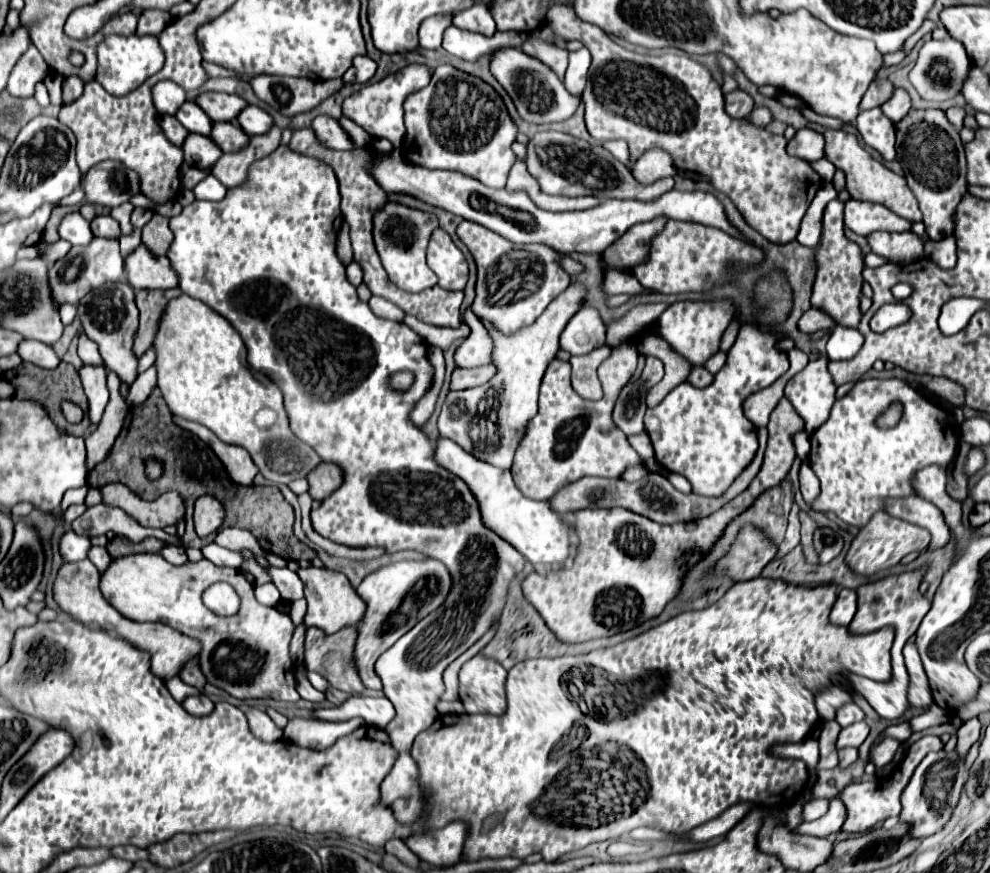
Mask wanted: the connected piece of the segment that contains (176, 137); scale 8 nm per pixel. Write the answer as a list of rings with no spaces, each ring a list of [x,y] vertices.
[[[162,115],[162,117],[160,117],[160,127],[164,129],[166,137],[168,137],[174,145],[182,147],[182,143],[184,143],[186,137],[188,137],[188,129],[184,129],[184,125],[180,125],[180,121],[176,121],[176,117]]]

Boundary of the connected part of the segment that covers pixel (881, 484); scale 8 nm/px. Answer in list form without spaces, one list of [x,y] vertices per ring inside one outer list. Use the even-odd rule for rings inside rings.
[[[905,379],[857,381],[848,395],[844,395],[834,403],[830,419],[810,435],[810,443],[812,443],[810,465],[816,477],[820,479],[820,493],[810,503],[810,507],[820,513],[834,513],[844,523],[862,529],[874,517],[874,513],[886,507],[886,499],[902,499],[902,497],[916,495],[912,479],[920,469],[928,465],[940,465],[944,469],[952,467],[952,461],[956,459],[956,451],[958,451],[958,439],[960,439],[956,423],[954,429],[956,429],[956,443],[948,443],[946,427],[940,421],[940,407],[928,401],[918,389],[910,387]],[[894,403],[902,405],[902,419],[894,427],[888,429],[878,427],[876,423],[878,417]]]

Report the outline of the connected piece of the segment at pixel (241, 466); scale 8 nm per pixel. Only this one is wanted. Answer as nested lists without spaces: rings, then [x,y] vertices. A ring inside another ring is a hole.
[[[172,415],[176,425],[180,425],[182,429],[188,429],[190,433],[196,433],[206,445],[212,447],[212,451],[220,457],[220,461],[226,465],[228,469],[228,475],[232,477],[232,481],[240,483],[240,485],[252,485],[252,479],[256,477],[258,473],[258,467],[254,465],[250,453],[244,449],[244,447],[238,447],[238,445],[228,445],[224,441],[220,441],[208,427],[204,425],[194,425],[192,421],[188,419],[182,419],[178,415]]]

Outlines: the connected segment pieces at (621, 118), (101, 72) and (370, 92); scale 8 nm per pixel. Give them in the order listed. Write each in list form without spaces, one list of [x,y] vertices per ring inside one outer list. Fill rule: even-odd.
[[[554,5],[552,9],[548,9],[546,21],[552,25],[556,35],[560,35],[562,39],[578,39],[592,53],[592,65],[582,99],[586,105],[588,133],[598,143],[624,139],[634,161],[646,149],[662,147],[672,155],[674,165],[680,171],[708,175],[714,189],[726,193],[734,201],[742,217],[748,221],[748,225],[760,231],[768,241],[784,245],[796,239],[806,209],[810,207],[816,191],[822,187],[820,175],[812,171],[808,161],[788,155],[786,137],[772,135],[766,129],[754,129],[744,119],[728,117],[728,113],[724,111],[722,87],[704,65],[688,55],[642,55],[628,51],[614,43],[600,27],[580,21],[574,9],[568,9],[566,5]]]
[[[106,35],[98,43],[98,73],[96,81],[112,95],[128,95],[164,65],[164,51],[154,35]]]
[[[412,63],[406,65],[404,69],[400,69],[394,75],[388,75],[386,79],[378,81],[378,83],[370,83],[366,87],[362,87],[360,91],[352,93],[346,101],[344,101],[344,115],[350,117],[352,121],[356,121],[360,127],[364,127],[370,135],[374,137],[384,137],[388,141],[394,143],[394,147],[400,147],[404,141],[404,101],[408,95],[416,93],[418,89],[424,89],[430,83],[432,71],[426,65],[420,63]]]

